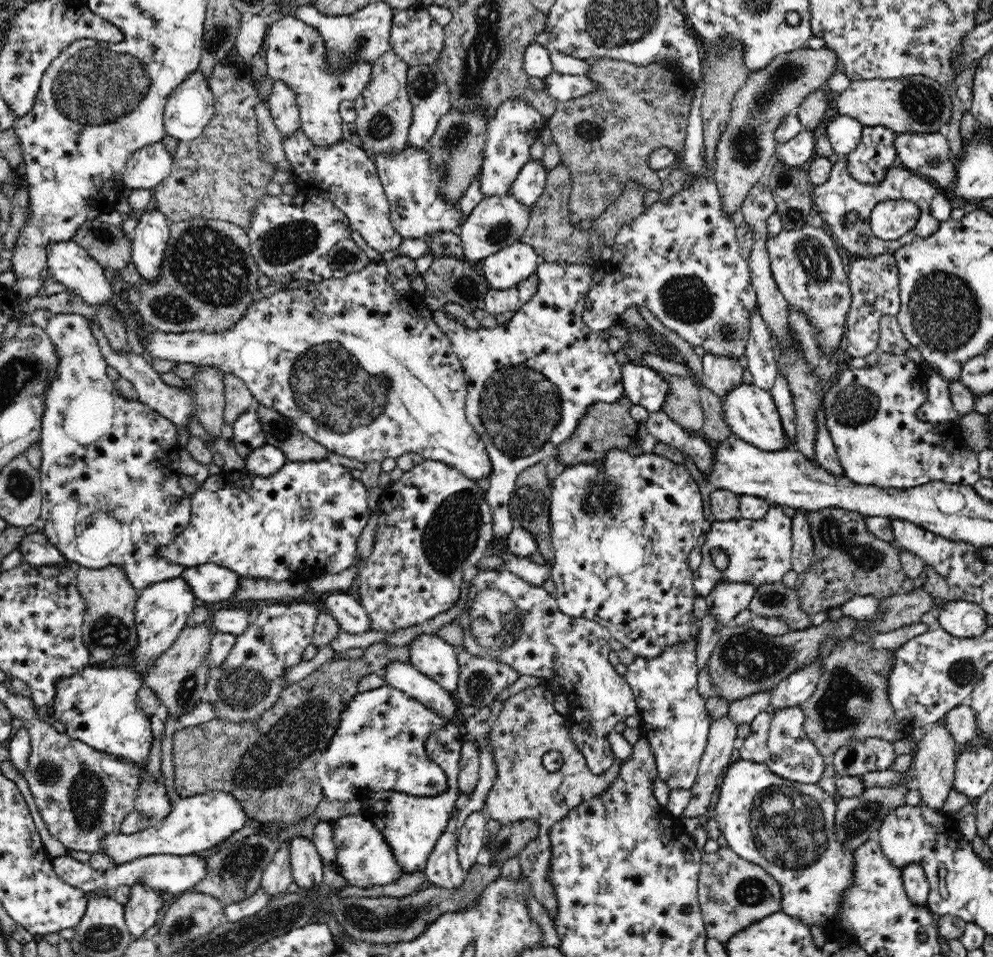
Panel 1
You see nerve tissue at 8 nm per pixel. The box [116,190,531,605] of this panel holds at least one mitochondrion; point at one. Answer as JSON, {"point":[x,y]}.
{"point":[329,385]}

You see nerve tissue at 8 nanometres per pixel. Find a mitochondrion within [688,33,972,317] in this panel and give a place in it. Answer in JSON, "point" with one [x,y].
{"point":[746,143]}

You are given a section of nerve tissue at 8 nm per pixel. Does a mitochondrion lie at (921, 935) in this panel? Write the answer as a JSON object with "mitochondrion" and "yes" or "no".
{"mitochondrion":"no"}

